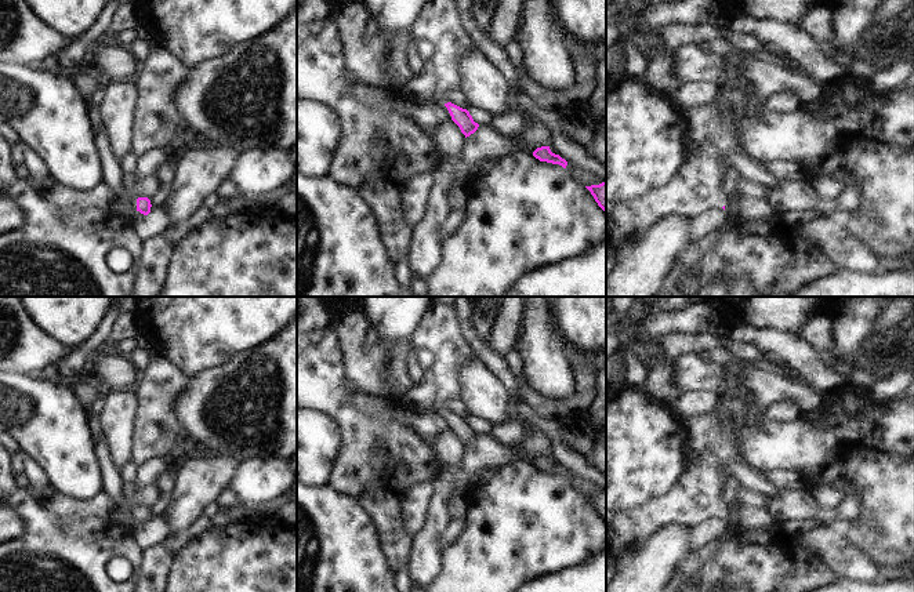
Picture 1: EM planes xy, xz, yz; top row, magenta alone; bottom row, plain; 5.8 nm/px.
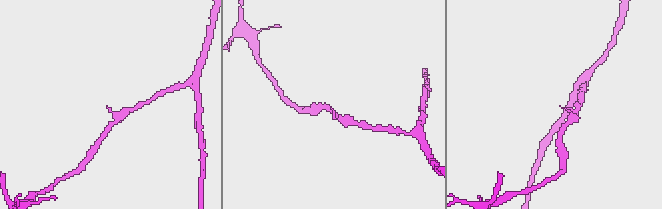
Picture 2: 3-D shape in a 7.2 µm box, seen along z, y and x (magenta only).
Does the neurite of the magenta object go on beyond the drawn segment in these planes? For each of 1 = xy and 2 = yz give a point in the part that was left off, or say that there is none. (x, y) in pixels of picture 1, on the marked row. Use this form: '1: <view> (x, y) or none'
1: none
2: none

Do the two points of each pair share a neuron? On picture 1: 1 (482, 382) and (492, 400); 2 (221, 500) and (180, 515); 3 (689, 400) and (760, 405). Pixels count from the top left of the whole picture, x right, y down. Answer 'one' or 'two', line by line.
1: one
2: two
3: two

